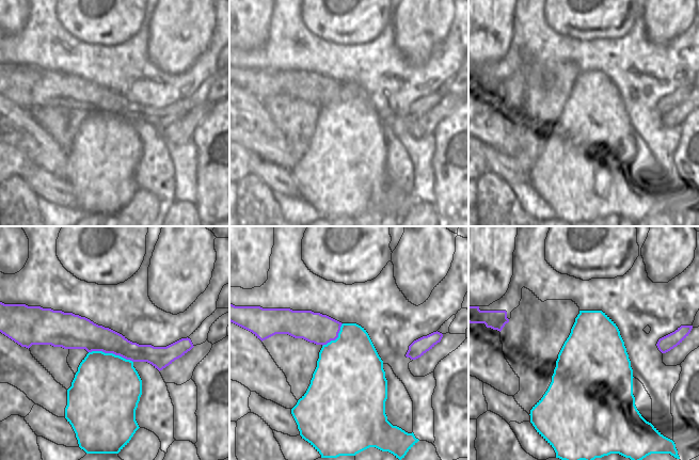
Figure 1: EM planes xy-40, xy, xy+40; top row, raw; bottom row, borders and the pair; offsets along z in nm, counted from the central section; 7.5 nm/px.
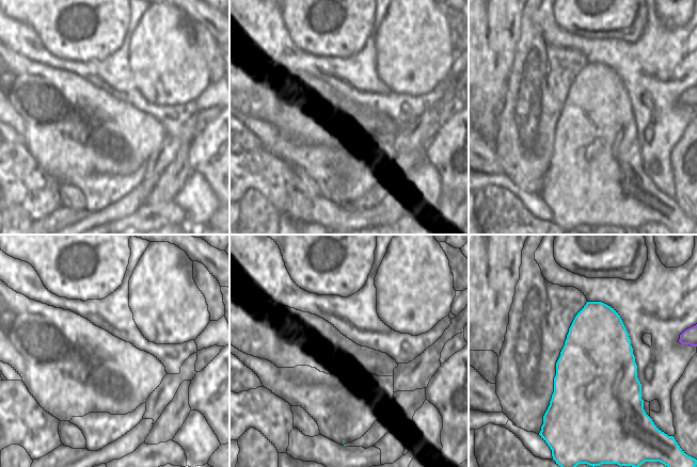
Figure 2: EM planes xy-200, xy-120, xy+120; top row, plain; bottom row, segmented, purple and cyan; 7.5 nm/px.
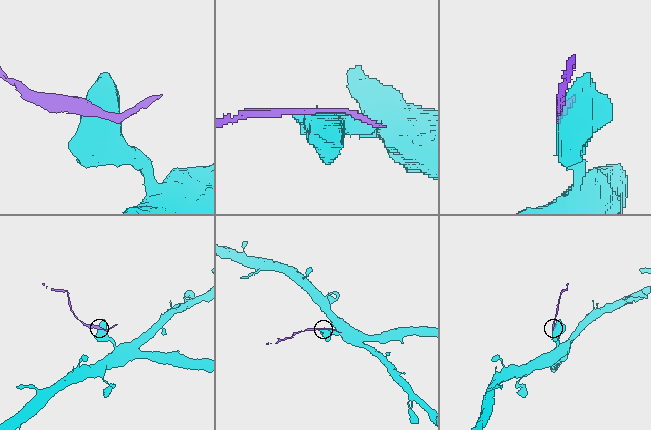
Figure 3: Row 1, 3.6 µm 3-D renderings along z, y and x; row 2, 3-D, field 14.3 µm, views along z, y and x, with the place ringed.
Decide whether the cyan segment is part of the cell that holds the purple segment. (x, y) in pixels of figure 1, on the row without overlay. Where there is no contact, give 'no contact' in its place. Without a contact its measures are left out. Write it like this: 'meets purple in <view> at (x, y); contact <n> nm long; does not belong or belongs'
meets purple in xy-40 at (111, 113); contact 340 nm long; does not belong

